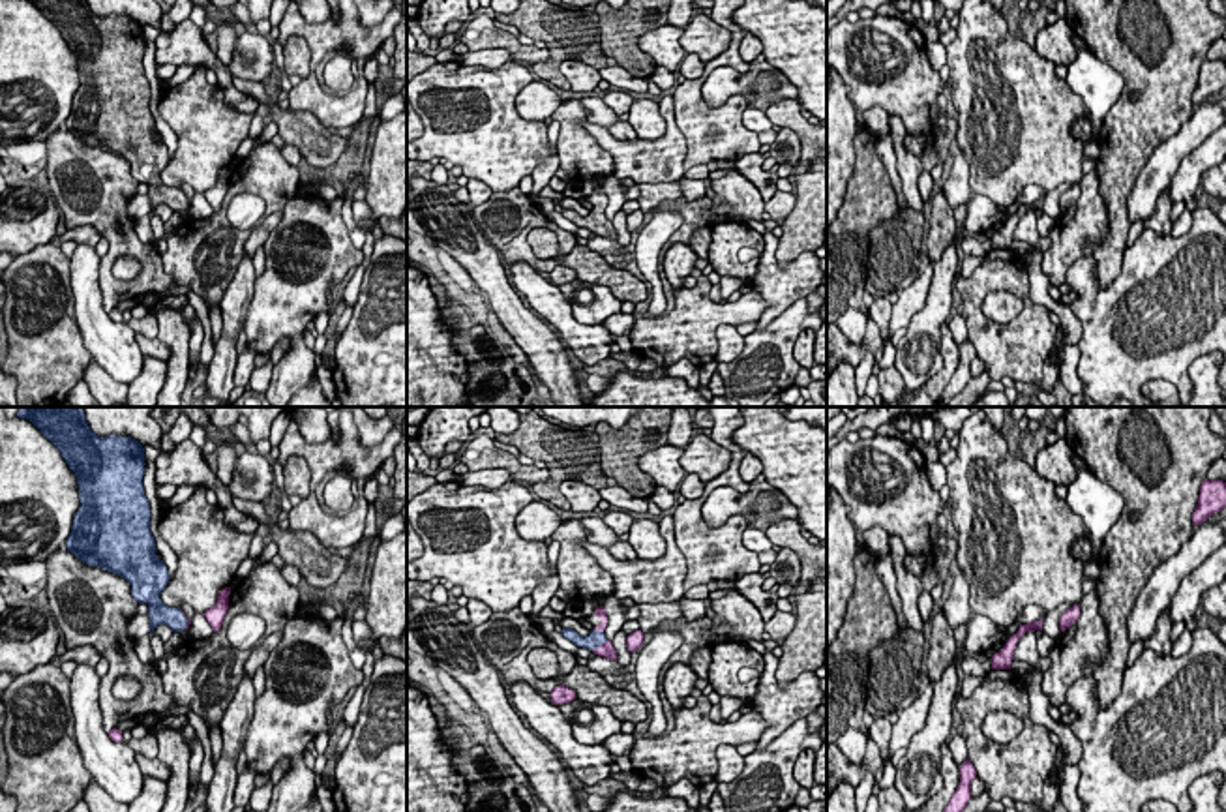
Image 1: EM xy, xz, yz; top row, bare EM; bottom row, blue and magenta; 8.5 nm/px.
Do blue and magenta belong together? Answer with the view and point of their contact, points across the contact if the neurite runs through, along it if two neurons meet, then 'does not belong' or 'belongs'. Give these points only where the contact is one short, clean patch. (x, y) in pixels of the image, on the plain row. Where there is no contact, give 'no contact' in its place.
contact xz (600, 224); way xz (595, 218), (600, 224), (606, 229); belongs

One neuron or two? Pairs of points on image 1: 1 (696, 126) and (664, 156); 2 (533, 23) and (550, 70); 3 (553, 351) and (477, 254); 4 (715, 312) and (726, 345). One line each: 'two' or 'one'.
1: two
2: one
3: one
4: two

